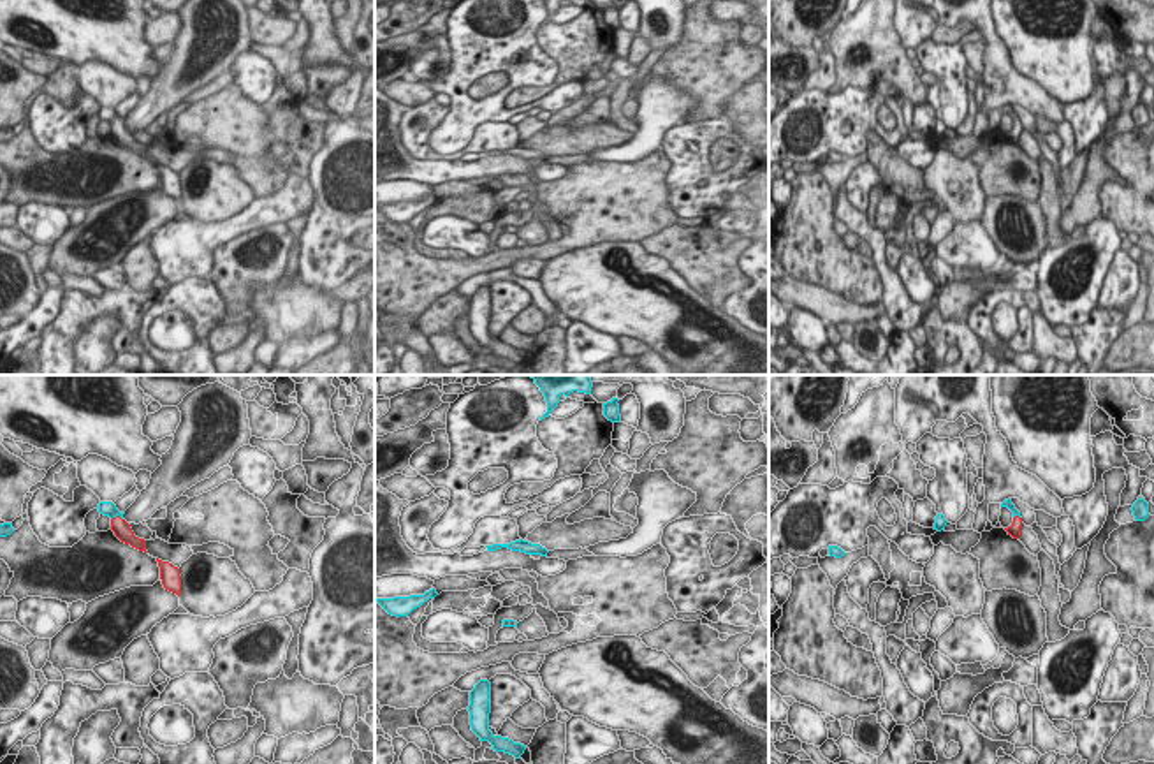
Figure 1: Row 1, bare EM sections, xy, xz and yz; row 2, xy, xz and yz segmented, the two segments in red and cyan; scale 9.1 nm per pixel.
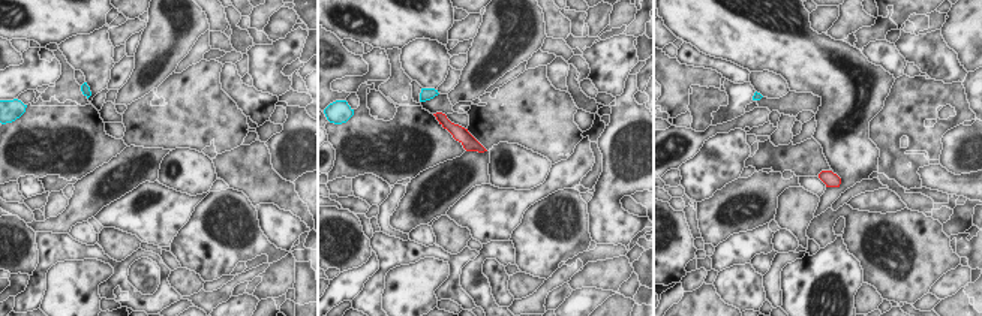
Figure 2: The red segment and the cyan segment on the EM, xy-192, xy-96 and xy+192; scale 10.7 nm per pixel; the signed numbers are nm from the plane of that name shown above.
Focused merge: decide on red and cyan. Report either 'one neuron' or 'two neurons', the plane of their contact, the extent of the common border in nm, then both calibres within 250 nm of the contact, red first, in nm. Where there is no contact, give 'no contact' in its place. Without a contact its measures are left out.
one neuron; meets red in xy; contact 110 nm long; 160 nm thick on the red side, 130 nm on the other

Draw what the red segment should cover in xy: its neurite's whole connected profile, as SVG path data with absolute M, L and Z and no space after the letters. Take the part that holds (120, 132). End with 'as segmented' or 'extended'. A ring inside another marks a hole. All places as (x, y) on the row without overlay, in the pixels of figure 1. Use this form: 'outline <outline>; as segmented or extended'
outline M100 107L99 118L111 123L111 136L121 148L148 158L146 146L134 141L130 130L123 125L125 118L120 118L113 107Z; extended

